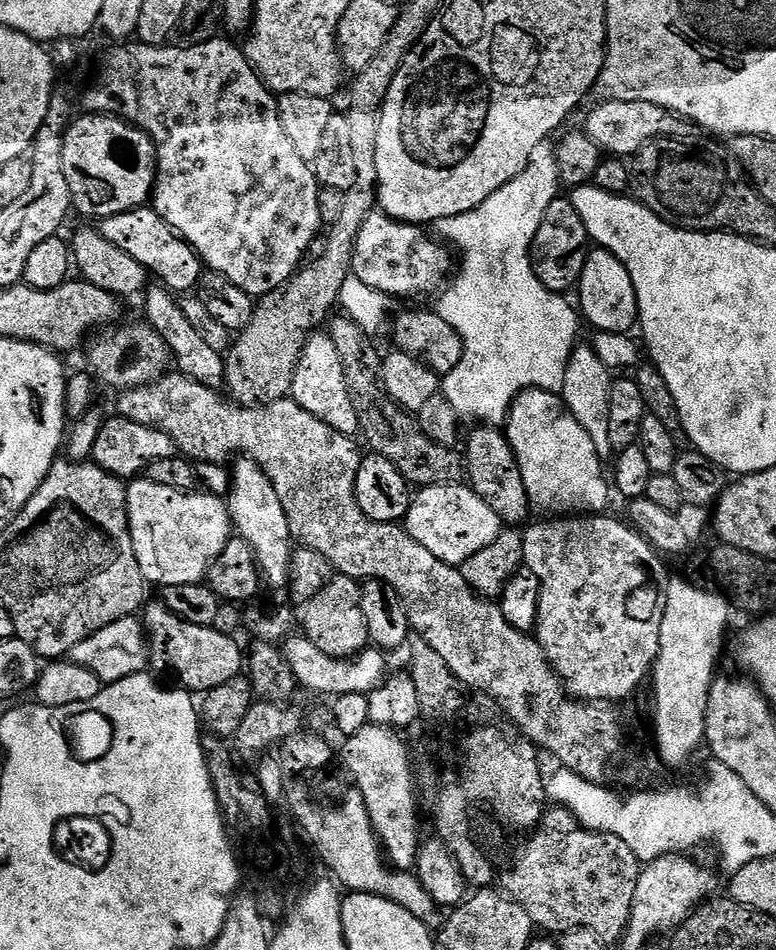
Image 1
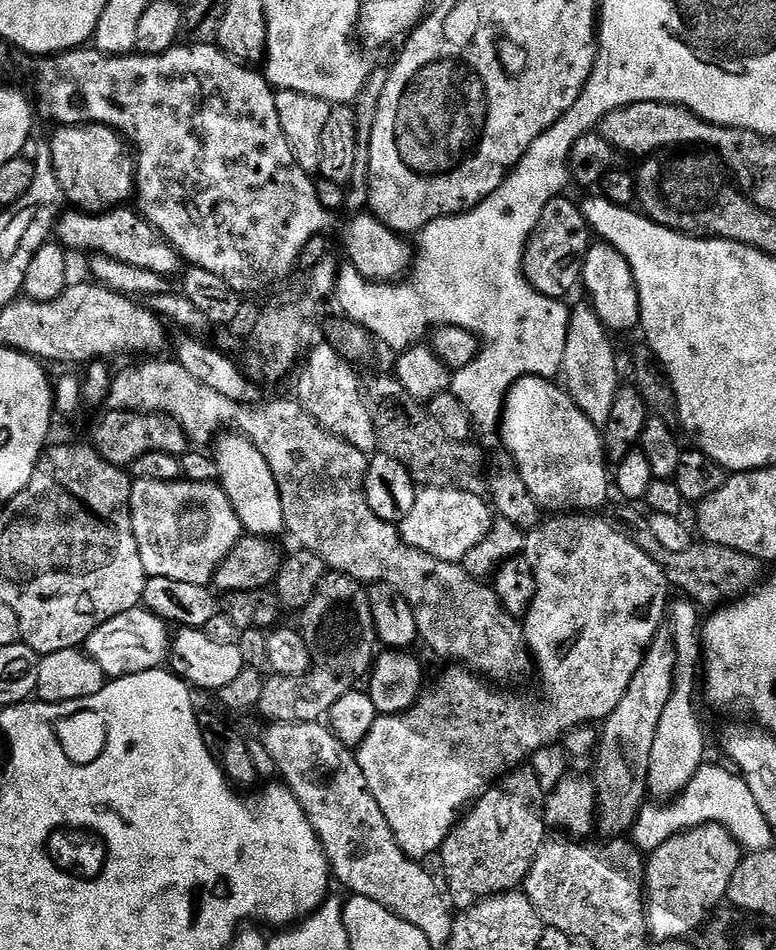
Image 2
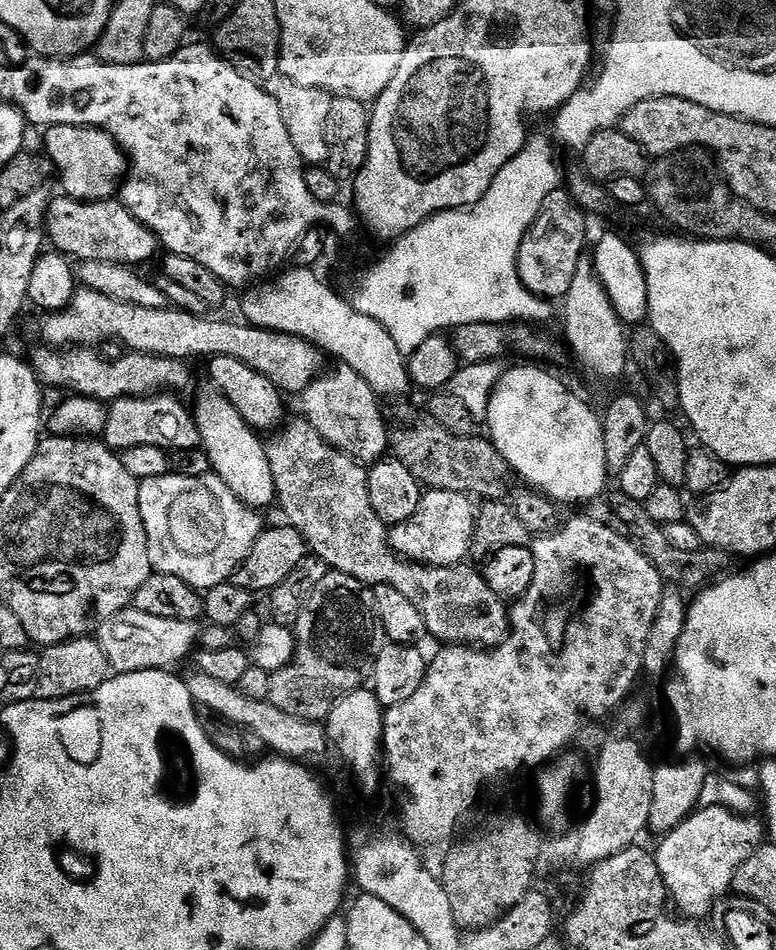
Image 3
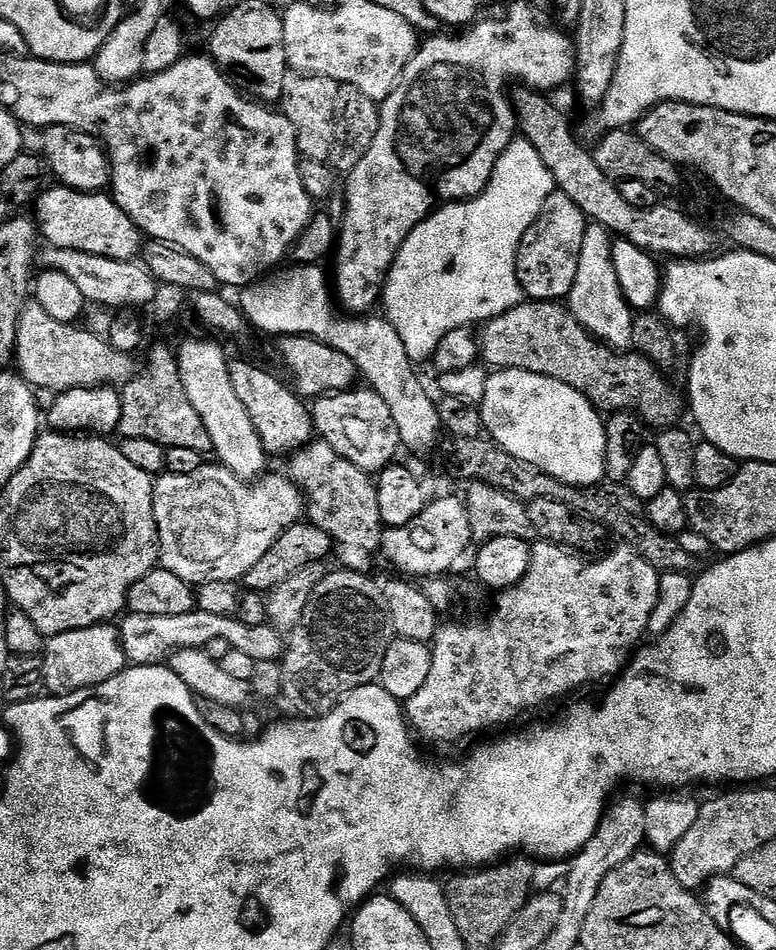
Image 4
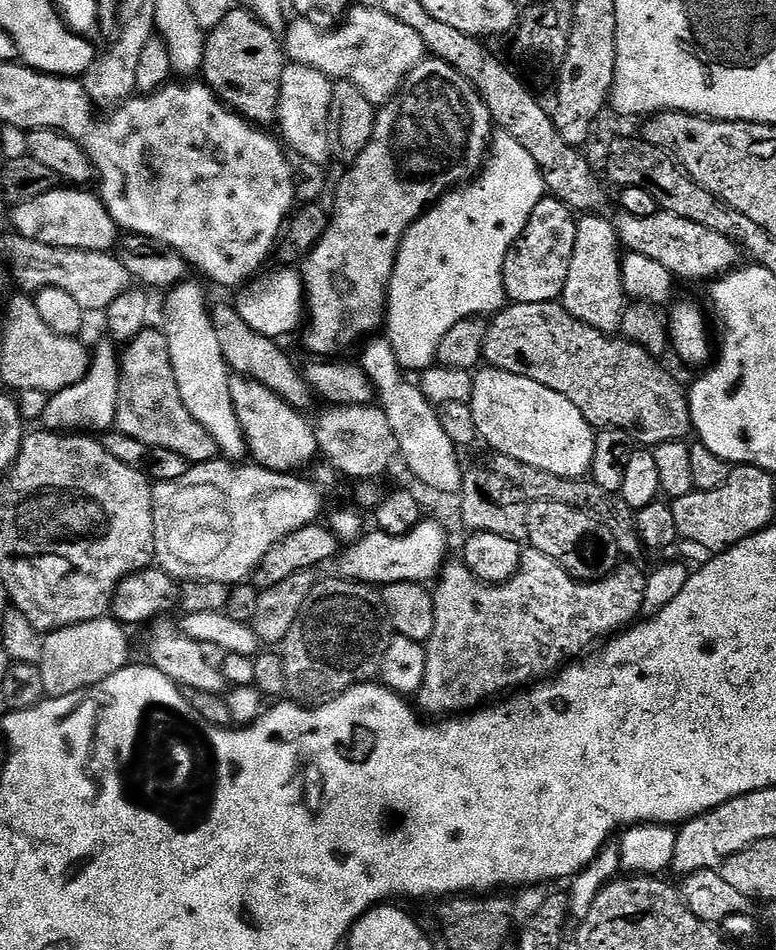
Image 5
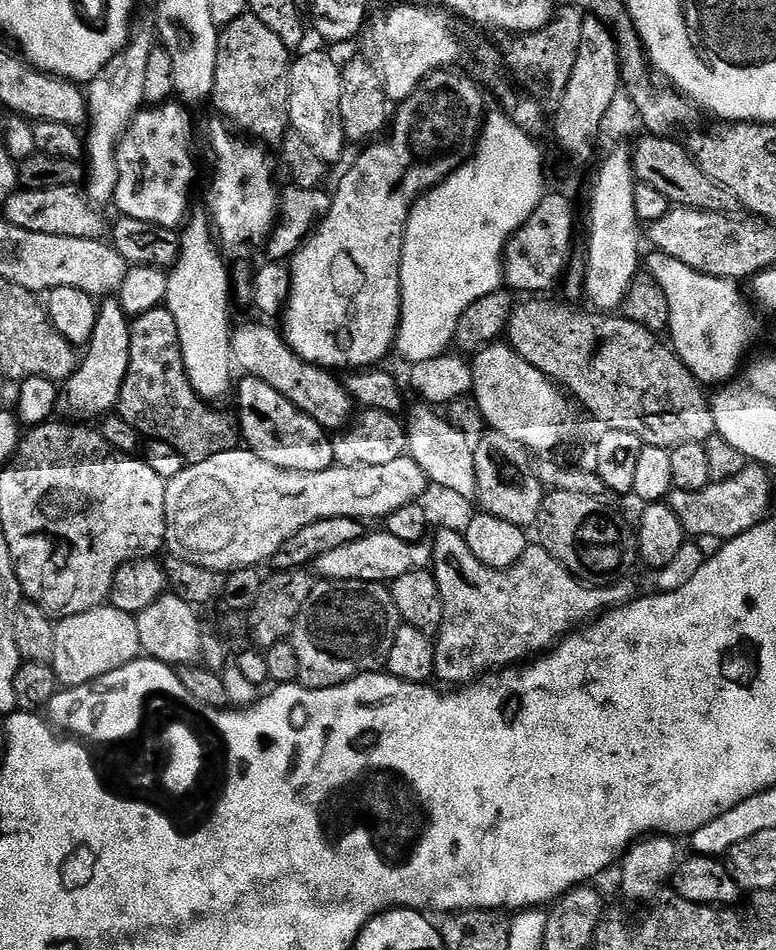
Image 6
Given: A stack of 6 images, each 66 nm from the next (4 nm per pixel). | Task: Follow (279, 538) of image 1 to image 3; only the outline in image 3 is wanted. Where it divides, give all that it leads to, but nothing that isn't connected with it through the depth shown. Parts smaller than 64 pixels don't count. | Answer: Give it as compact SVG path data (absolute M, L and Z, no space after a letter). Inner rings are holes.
M211 394L212 396L204 396L200 400L200 405L194 408L194 417L196 419L197 428L200 431L200 443L202 451L208 456L211 464L211 471L222 478L222 482L226 482L226 486L230 486L232 493L236 495L244 504L250 508L257 510L265 510L271 504L277 503L276 479L272 476L272 467L268 461L268 449L265 441L256 437L257 433L254 429L242 419L238 414L238 410L229 402L222 394Z

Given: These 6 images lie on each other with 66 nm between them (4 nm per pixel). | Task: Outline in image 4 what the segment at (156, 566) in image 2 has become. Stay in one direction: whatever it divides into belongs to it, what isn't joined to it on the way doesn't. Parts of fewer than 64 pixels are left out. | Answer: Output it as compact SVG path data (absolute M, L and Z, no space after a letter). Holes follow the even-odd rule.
M212 462L209 468L208 466L209 464L207 466L201 466L194 470L193 473L168 474L168 476L166 476L167 474L161 475L155 481L152 489L152 509L154 510L154 518L156 519L156 538L160 545L162 567L170 570L174 574L178 574L178 578L182 578L187 584L193 586L201 586L212 582L226 582L227 580L243 581L245 574L262 558L262 554L266 554L266 550L270 550L270 546L274 544L276 539L290 525L297 523L303 517L300 515L304 512L305 497L302 495L301 489L287 475L268 476L269 474L264 474L255 482L245 482L239 476L234 475L229 468L225 468L219 463Z

